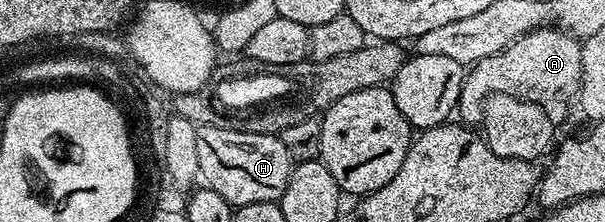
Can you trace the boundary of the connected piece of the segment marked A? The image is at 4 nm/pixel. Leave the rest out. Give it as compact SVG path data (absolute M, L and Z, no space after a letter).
M547 27L545 29L534 29L530 33L525 33L520 39L516 39L508 47L496 51L496 55L488 55L482 61L478 61L468 72L467 77L462 82L461 97L458 100L457 112L465 124L476 125L481 115L481 97L492 89L517 90L517 93L539 94L542 97L551 96L554 99L560 97L562 93L577 92L582 80L582 41L579 38L570 36L569 33L557 28Z

